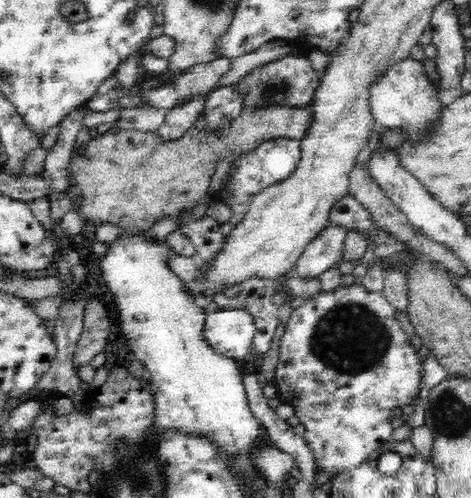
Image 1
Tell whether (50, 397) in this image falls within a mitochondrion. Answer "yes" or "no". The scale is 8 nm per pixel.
no

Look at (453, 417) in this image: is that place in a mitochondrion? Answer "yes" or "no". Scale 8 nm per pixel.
yes

